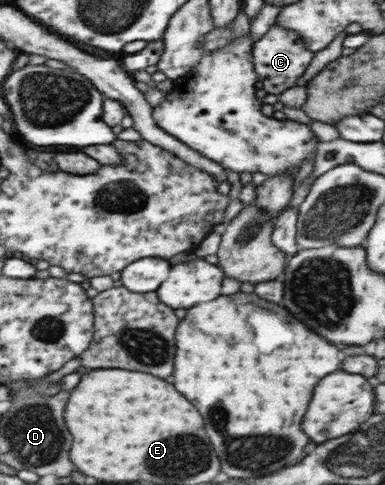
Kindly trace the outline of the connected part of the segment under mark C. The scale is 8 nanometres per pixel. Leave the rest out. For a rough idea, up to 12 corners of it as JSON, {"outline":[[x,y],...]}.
{"outline":[[272,25],[254,43],[260,87],[276,96],[296,85],[313,53]]}

